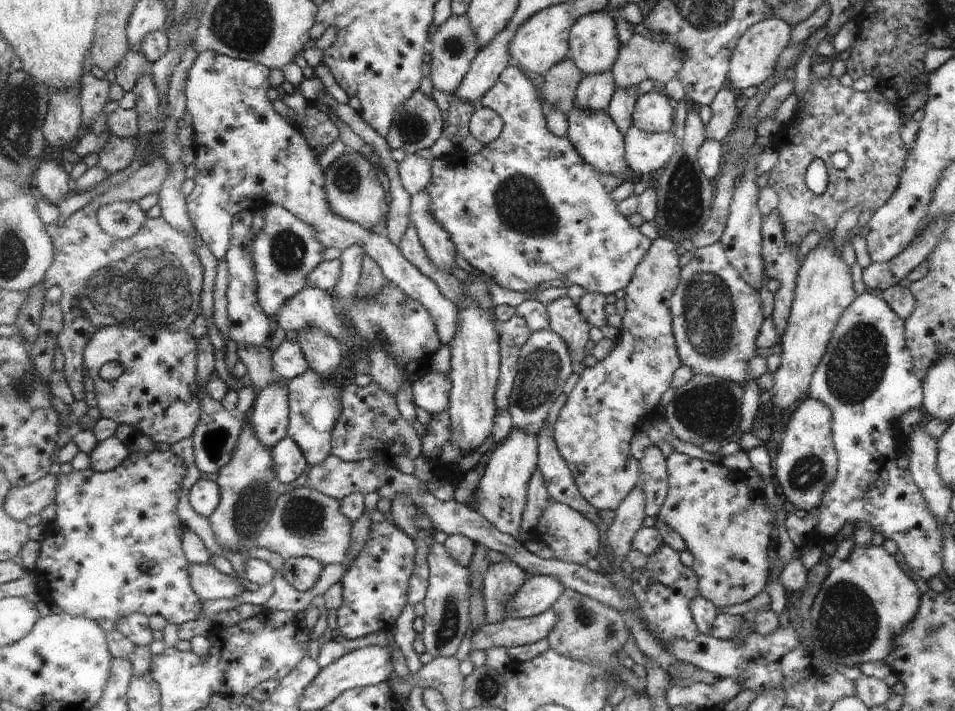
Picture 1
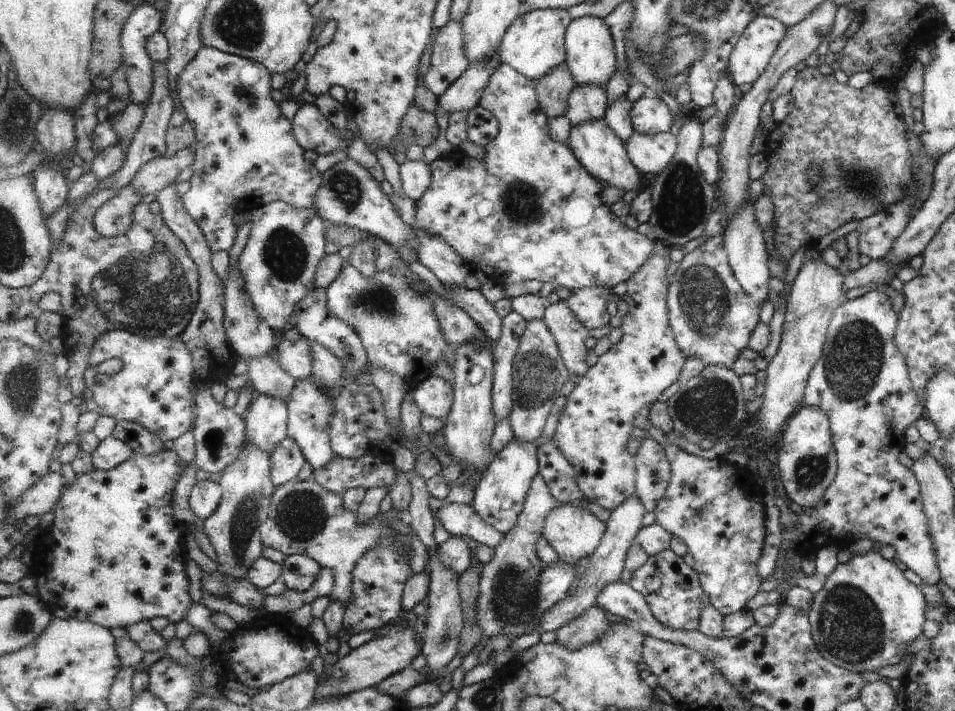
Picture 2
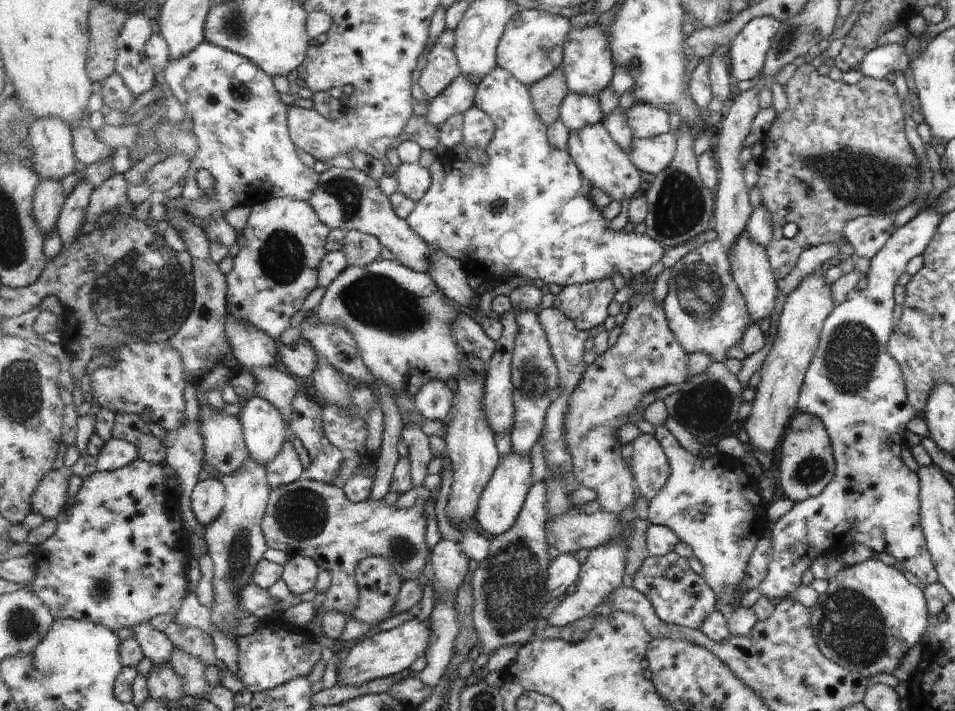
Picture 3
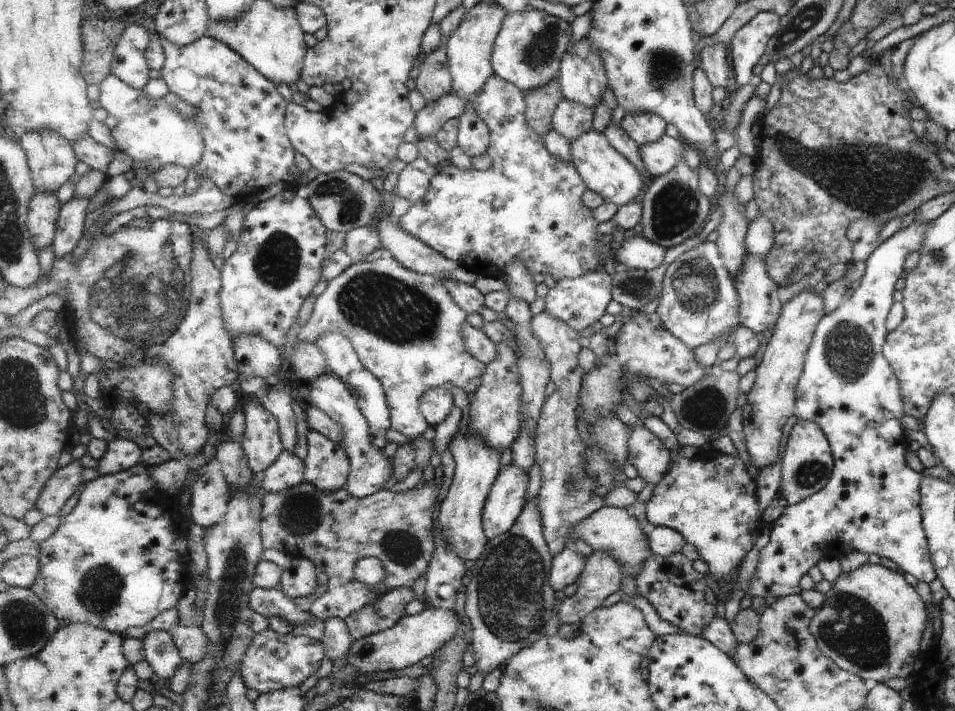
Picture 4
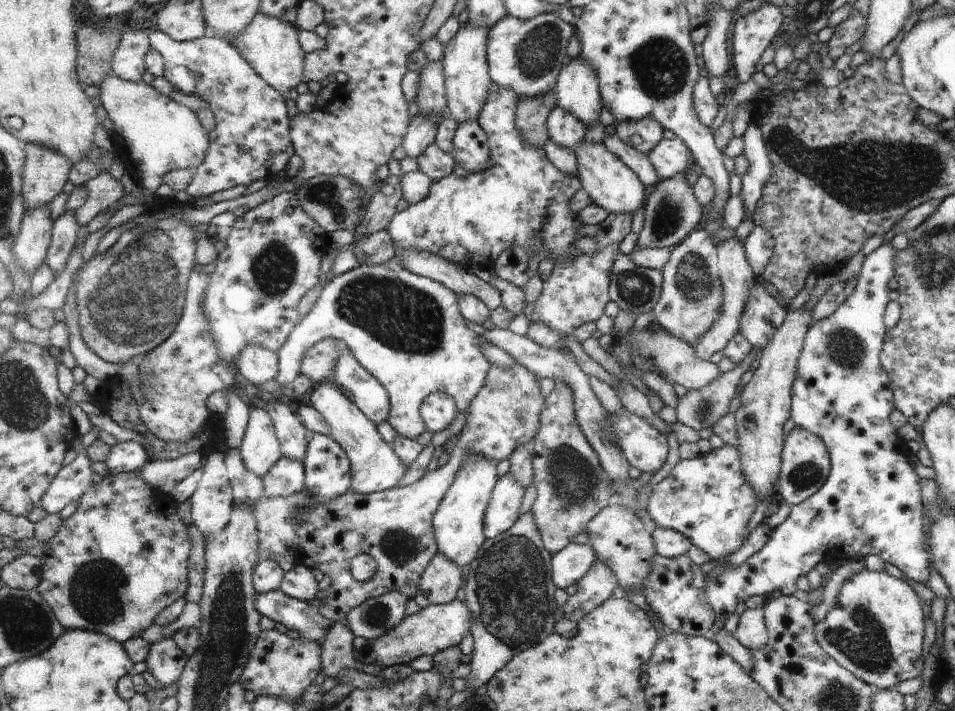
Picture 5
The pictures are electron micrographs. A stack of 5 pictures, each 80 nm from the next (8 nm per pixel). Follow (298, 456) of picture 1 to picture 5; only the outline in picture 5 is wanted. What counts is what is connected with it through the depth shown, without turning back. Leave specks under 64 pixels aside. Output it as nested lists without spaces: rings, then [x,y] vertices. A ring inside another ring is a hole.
[[[283,455],[262,479],[267,497],[292,495],[306,488],[306,468],[300,460]]]

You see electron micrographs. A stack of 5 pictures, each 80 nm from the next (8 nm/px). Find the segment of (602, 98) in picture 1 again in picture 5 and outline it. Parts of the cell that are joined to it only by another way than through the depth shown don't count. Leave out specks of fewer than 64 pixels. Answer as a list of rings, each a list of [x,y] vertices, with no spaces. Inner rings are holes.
[[[555,107],[548,118],[548,133],[562,147],[577,149],[586,137],[588,126],[571,111]]]

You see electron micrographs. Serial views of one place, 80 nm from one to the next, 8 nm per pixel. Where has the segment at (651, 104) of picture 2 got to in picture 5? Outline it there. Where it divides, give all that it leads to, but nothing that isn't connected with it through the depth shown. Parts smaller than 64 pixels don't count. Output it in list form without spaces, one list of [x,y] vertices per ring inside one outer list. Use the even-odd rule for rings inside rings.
[[[653,117],[636,121],[623,121],[616,124],[615,134],[624,143],[637,147],[641,152],[649,154],[664,138],[663,125]]]

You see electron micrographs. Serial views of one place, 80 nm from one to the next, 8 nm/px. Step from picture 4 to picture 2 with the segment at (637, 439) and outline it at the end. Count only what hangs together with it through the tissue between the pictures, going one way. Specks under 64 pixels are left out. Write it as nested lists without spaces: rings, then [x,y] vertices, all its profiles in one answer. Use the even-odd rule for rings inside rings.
[[[653,437],[641,440],[634,457],[637,471],[636,495],[642,499],[647,511],[654,512],[659,502],[665,498],[672,477],[672,468],[663,446]]]

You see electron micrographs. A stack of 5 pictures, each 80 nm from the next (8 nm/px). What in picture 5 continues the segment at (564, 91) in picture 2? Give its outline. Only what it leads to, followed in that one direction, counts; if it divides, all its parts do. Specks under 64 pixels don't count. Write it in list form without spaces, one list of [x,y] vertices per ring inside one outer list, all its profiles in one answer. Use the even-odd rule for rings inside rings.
[[[555,90],[535,98],[522,98],[516,112],[516,123],[522,139],[545,148],[551,139],[548,133],[548,118],[557,106],[558,96]]]

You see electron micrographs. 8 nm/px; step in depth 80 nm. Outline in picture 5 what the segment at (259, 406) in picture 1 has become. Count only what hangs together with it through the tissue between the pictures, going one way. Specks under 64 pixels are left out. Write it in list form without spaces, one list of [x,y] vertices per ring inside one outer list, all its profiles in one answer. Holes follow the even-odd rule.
[[[251,405],[246,435],[239,450],[247,468],[261,478],[284,455],[274,420],[265,408]]]

